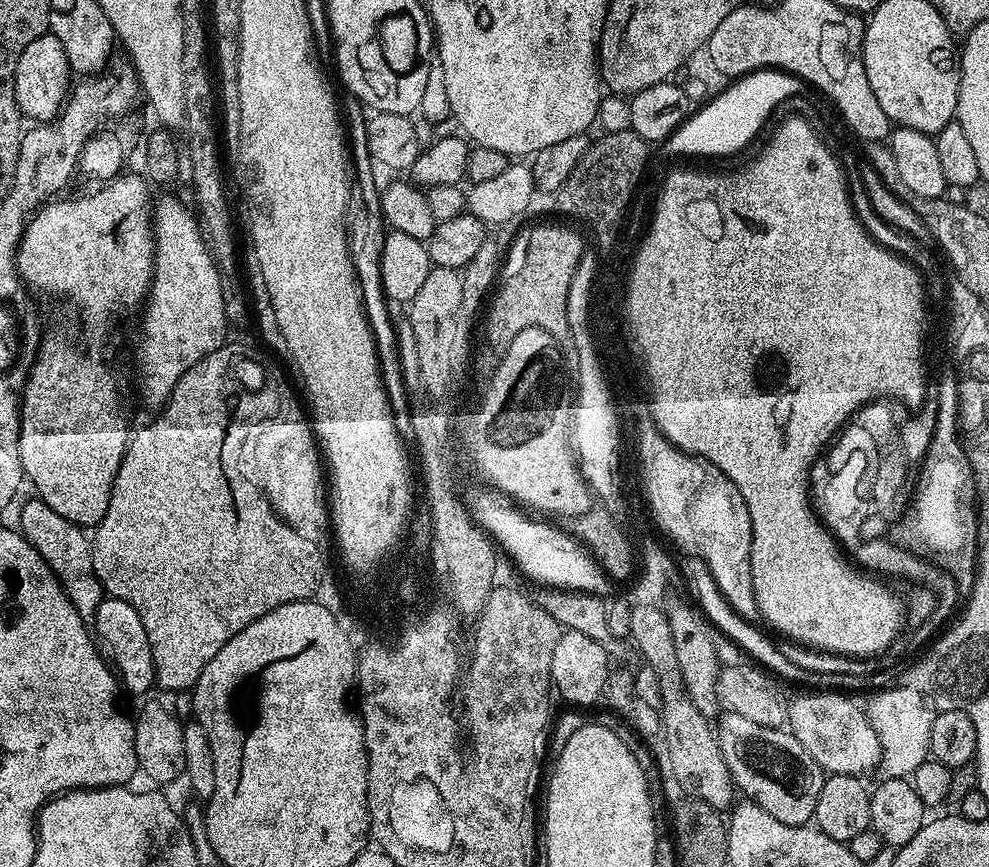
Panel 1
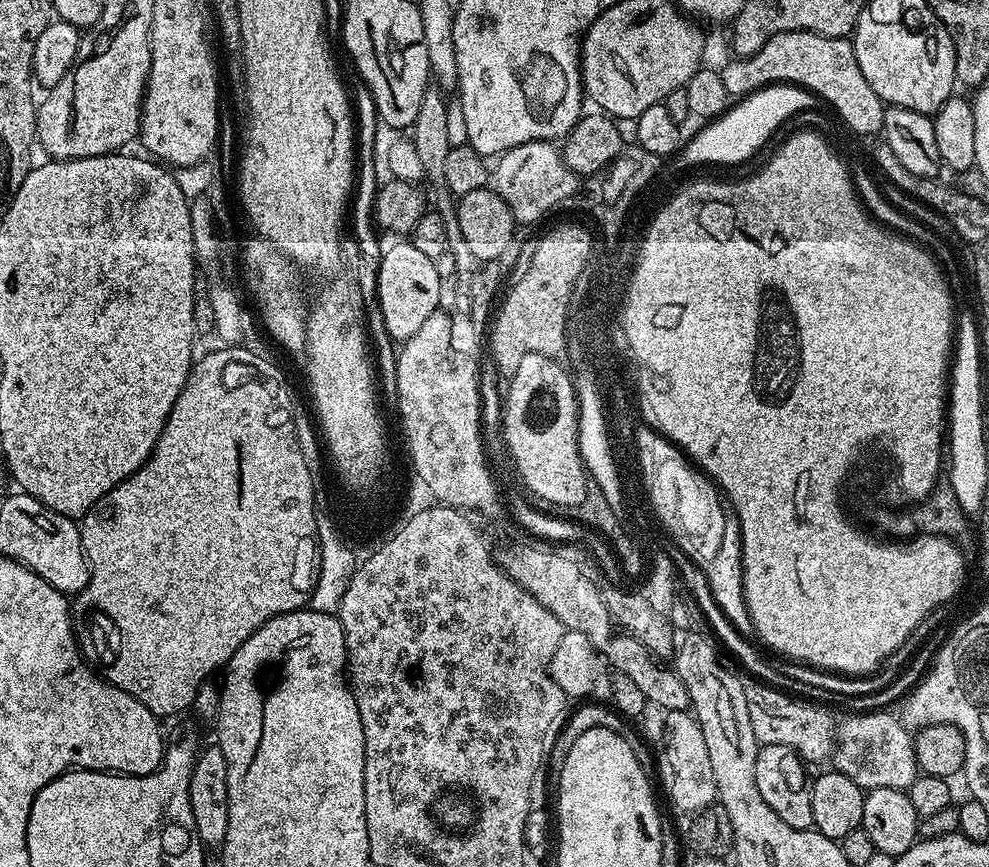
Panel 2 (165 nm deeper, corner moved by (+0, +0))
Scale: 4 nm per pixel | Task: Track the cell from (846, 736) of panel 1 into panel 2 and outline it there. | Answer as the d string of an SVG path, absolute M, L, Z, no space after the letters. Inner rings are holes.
M888 710L856 712L837 725L833 767L866 792L880 788L907 791L919 775L913 735L904 722L892 714Z

